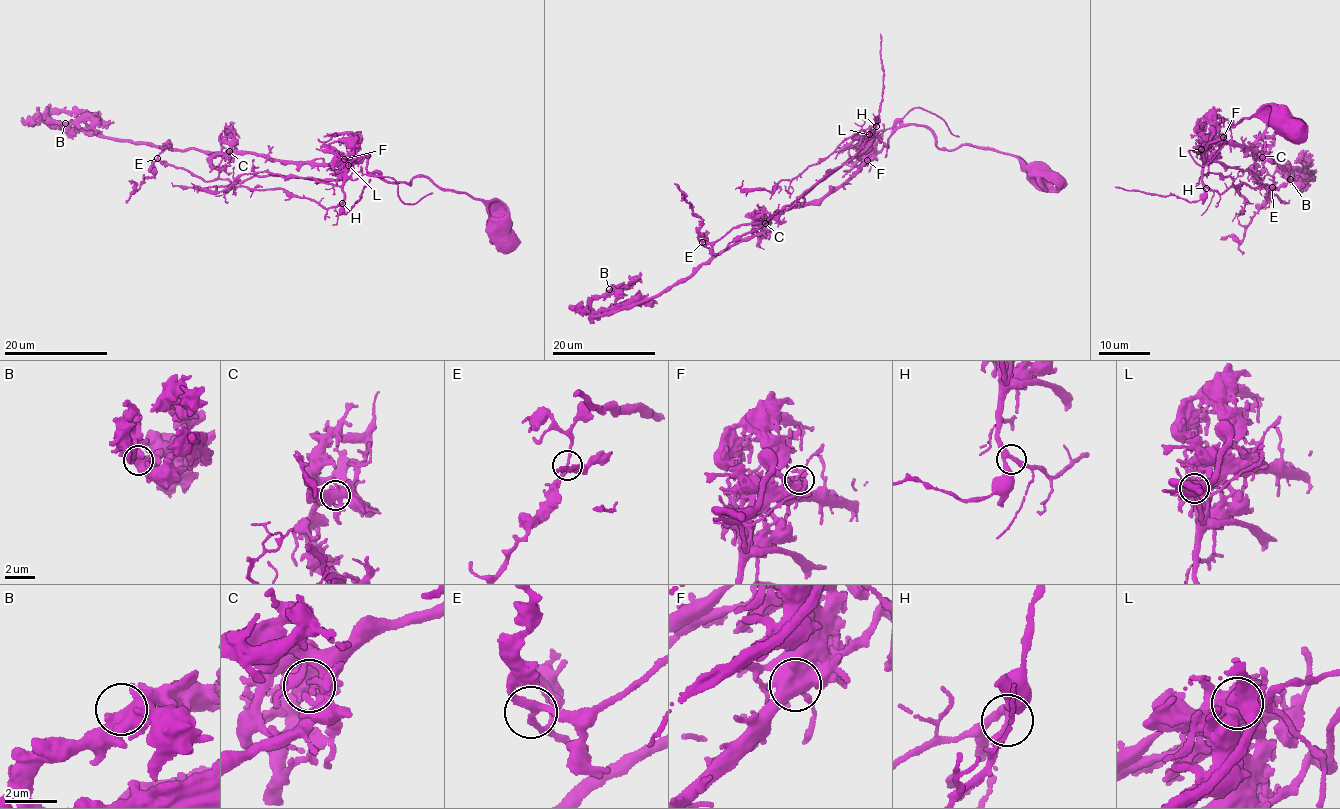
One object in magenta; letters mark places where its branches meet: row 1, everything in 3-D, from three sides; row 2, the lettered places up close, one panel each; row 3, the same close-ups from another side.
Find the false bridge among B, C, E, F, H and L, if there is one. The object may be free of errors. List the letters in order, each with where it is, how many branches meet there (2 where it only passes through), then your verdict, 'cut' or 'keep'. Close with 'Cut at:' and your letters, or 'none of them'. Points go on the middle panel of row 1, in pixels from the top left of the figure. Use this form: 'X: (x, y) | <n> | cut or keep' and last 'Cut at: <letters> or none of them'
B: (609, 289) | 2 | keep
C: (765, 223) | 5 | keep
E: (702, 242) | 3 | keep
F: (867, 160) | 2 | keep
H: (876, 126) | 3 | keep
L: (869, 134) | 7 | cut
Cut at: L

